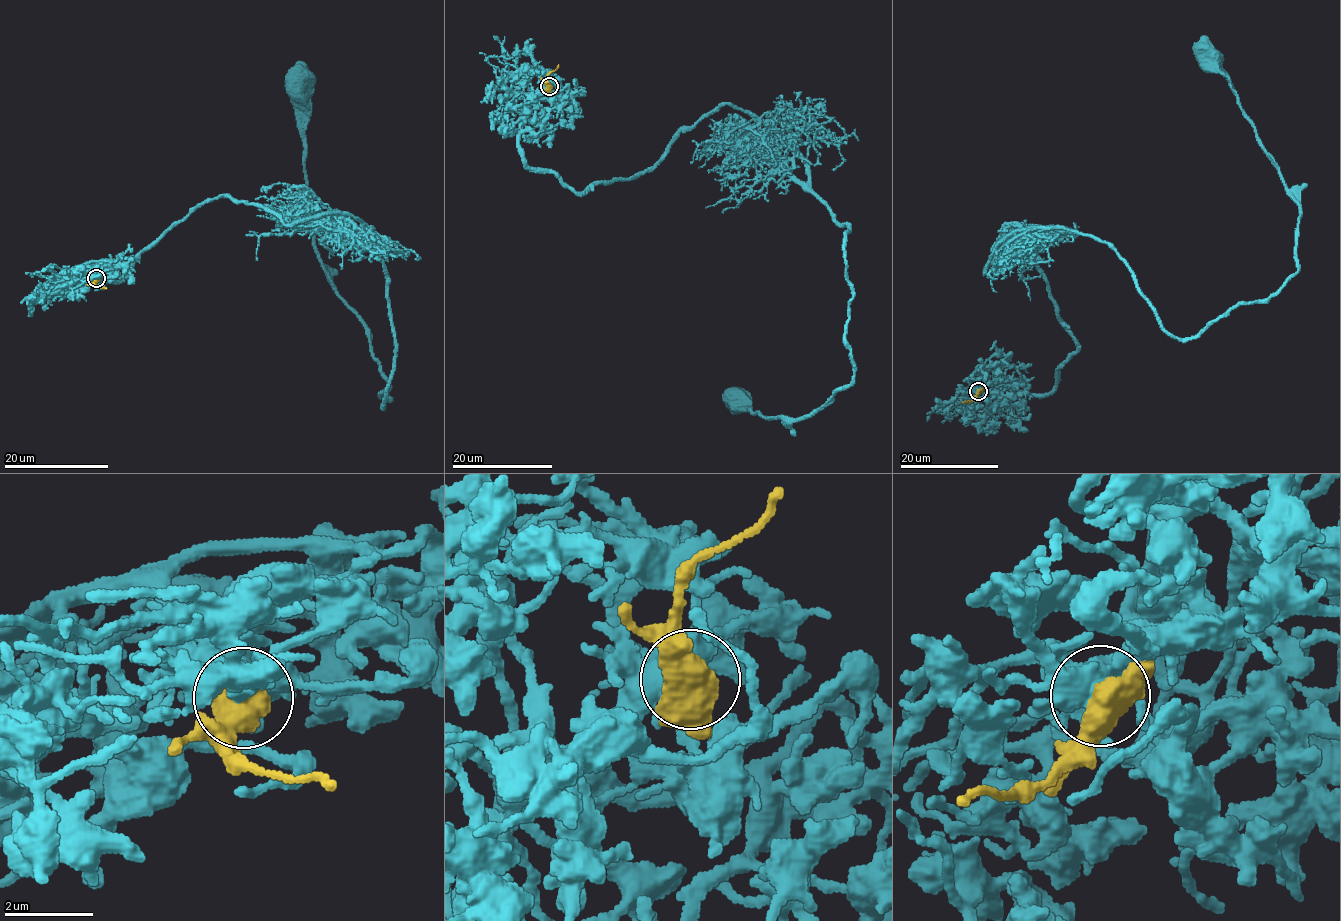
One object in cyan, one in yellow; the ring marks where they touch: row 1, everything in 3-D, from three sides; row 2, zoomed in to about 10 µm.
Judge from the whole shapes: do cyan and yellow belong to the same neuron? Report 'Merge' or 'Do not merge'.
Merge

